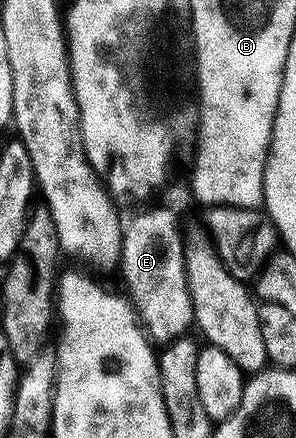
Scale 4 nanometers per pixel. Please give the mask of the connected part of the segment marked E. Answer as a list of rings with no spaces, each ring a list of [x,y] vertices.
[[[168,208],[150,209],[127,222],[121,236],[118,265],[128,289],[129,302],[145,334],[158,345],[181,338],[194,321],[185,279],[183,236],[177,219],[177,214]]]

